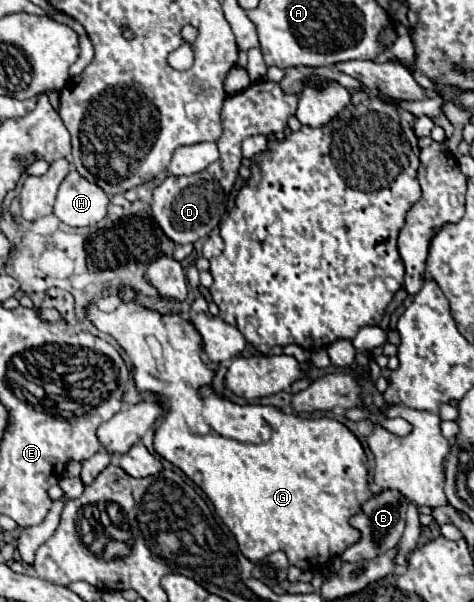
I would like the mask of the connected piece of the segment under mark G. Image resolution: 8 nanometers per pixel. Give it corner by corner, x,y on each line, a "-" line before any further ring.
121,287
117,293
119,297
119,307
111,313
107,311
101,311
97,307
97,301
91,301
87,307
85,307
85,313
87,313
87,319
103,333
109,333
127,353
127,357
131,359
133,363
133,381
135,381
135,387
139,391
149,391
149,393
155,393
155,395
165,395
165,401
169,403
169,411
165,413
163,421
159,423
157,431
155,431
155,439
153,439
153,447
155,451
167,459
169,463
173,463
175,467
179,467
195,485
199,485
205,495
211,499
217,515
223,519
223,523
229,527
229,531
235,535
237,543
239,543
239,549
241,553
257,563
261,561
263,557
267,557
269,553
275,553
275,551
283,551
289,559
291,565
295,567
301,567
303,571
315,571
315,567
325,567
329,563
331,557
337,557
345,551
345,547
353,545
357,541
357,535
359,531
353,531
353,527
349,527
349,515
355,515
359,509
361,509
361,503
365,503
365,499
371,497
371,491
369,491
369,485
367,485
367,455
361,447
361,443
357,441
357,437
339,421
335,419
327,419
327,417
321,417
321,419
303,419
299,415
285,415
281,409
277,407
265,407
265,405
237,405
221,395
217,395
211,387
211,381
215,377
215,371
205,365
205,361
201,359
201,351
203,351
203,339
199,335
199,331
195,329
195,325
189,321
189,319
183,319
181,315
161,315
153,309
147,309
143,307
139,301
137,301
137,293
133,287

